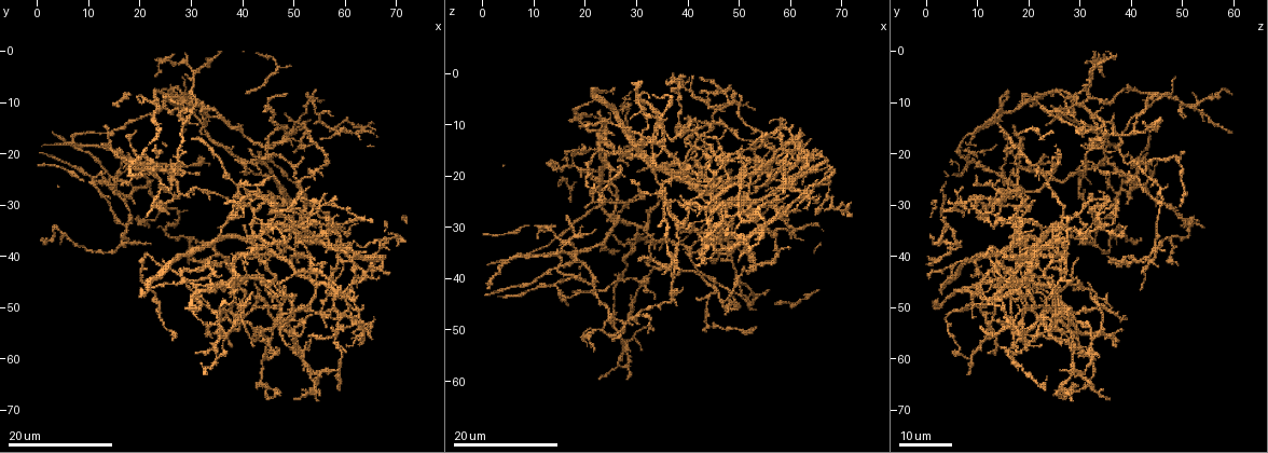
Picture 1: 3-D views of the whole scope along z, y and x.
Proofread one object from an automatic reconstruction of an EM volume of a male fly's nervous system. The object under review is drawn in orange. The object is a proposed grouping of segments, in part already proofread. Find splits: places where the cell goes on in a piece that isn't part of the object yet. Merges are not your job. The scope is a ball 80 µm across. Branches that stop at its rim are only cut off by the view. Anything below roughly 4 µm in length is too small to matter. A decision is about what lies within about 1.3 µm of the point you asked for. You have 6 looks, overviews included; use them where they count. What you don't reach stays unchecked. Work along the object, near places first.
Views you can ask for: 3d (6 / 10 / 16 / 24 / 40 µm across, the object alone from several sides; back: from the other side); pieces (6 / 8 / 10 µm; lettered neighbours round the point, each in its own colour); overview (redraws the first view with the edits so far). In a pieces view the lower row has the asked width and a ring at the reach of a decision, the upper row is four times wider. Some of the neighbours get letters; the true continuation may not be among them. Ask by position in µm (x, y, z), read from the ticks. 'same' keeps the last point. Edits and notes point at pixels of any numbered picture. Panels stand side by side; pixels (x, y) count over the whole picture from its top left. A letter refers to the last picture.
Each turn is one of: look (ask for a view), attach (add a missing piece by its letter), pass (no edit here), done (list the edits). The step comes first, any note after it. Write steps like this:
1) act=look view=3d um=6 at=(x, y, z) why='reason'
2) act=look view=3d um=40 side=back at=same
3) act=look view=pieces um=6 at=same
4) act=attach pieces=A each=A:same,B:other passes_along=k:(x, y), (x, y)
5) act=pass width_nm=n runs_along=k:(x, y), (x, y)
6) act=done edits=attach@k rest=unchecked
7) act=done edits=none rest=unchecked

act=look view=3d um=16 at=(53.5, 30.0, 49.5) why='free end'

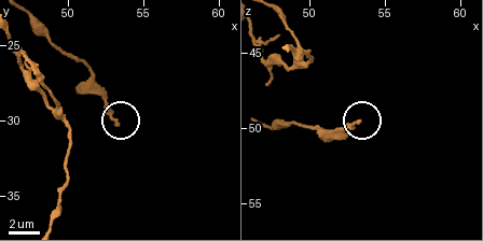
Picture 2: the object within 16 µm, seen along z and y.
act=look view=pieces um=10 at=(53.4, 30.2, 49.6) why='what lies round it'

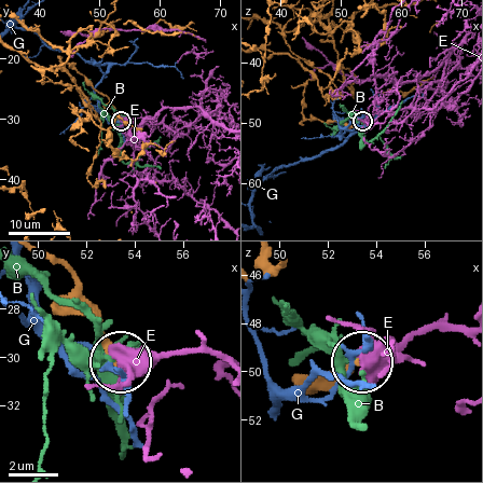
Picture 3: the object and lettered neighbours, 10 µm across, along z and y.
act=pass each=B:other,E:other,G:other found='no lettered piece goes on from it'

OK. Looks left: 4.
act=look view=3d um=16 at=(34.5, 11.5, 25.0) why='branch stops here'

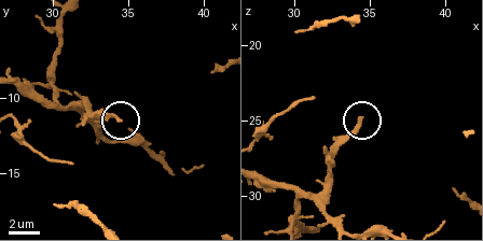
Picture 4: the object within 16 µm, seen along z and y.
act=look view=pieces um=6 at=(34.4, 11.4, 25.0)

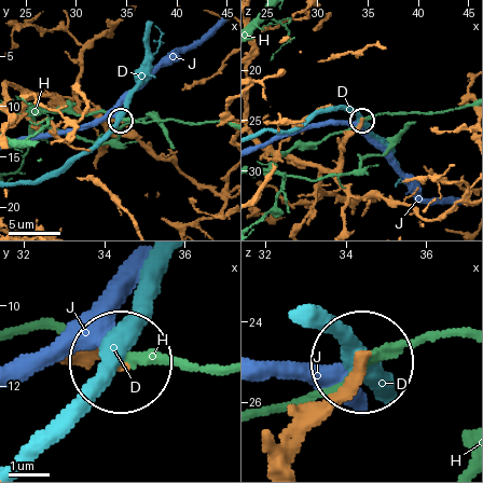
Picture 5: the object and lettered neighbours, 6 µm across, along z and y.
act=pass each=D:other,H:other,J:other runs_along=5:(294, 458), (312, 417), (359, 369) found='none of them fits'

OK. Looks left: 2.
act=done edits=none rest=unchecked

